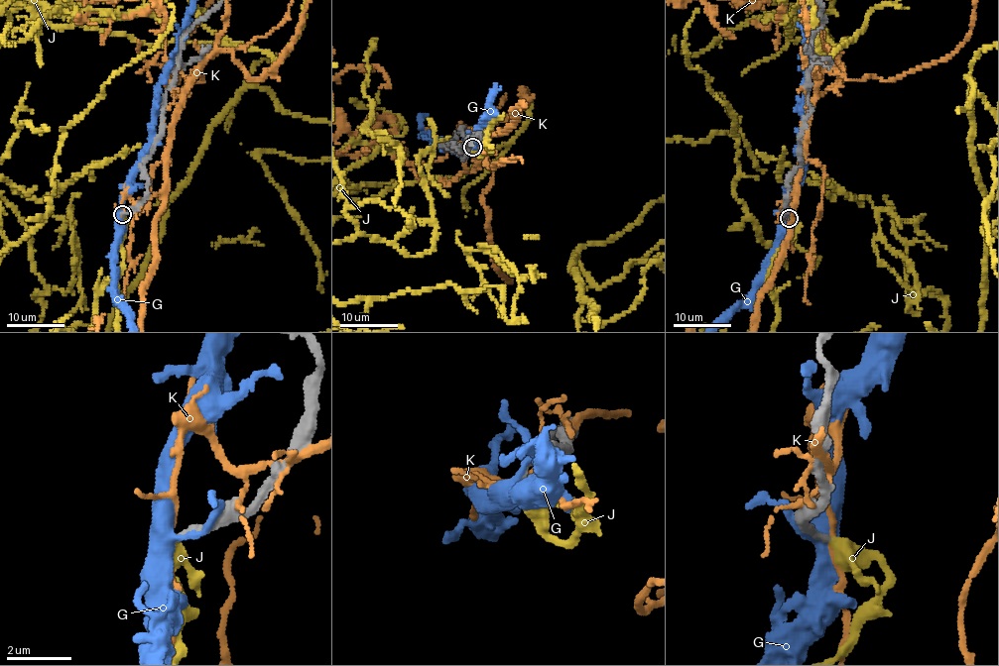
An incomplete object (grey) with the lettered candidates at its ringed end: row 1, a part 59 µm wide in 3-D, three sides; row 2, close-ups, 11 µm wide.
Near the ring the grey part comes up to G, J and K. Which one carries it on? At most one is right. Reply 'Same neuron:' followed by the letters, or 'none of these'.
Same neuron: J

